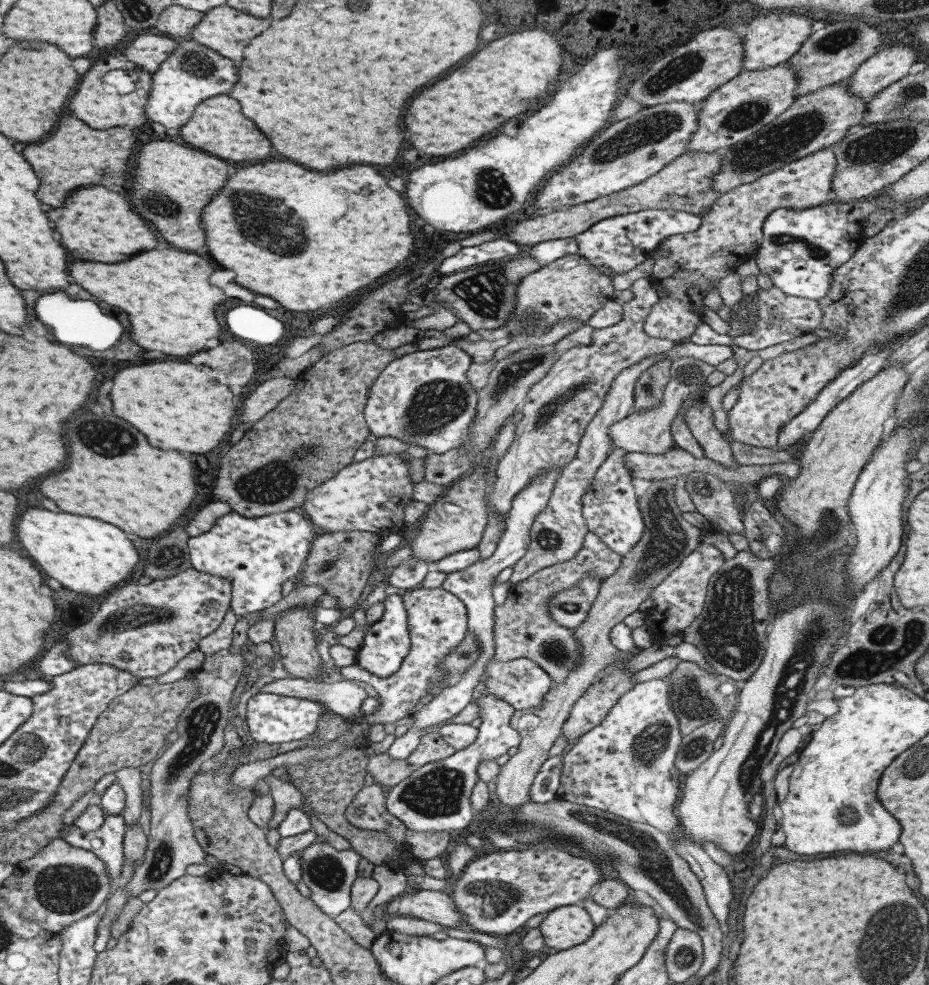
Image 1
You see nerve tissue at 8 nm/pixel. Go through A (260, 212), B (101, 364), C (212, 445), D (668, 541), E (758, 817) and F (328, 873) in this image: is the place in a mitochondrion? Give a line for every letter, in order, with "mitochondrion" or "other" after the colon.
A: mitochondrion
B: other
C: other
D: mitochondrion
E: other
F: mitochondrion

